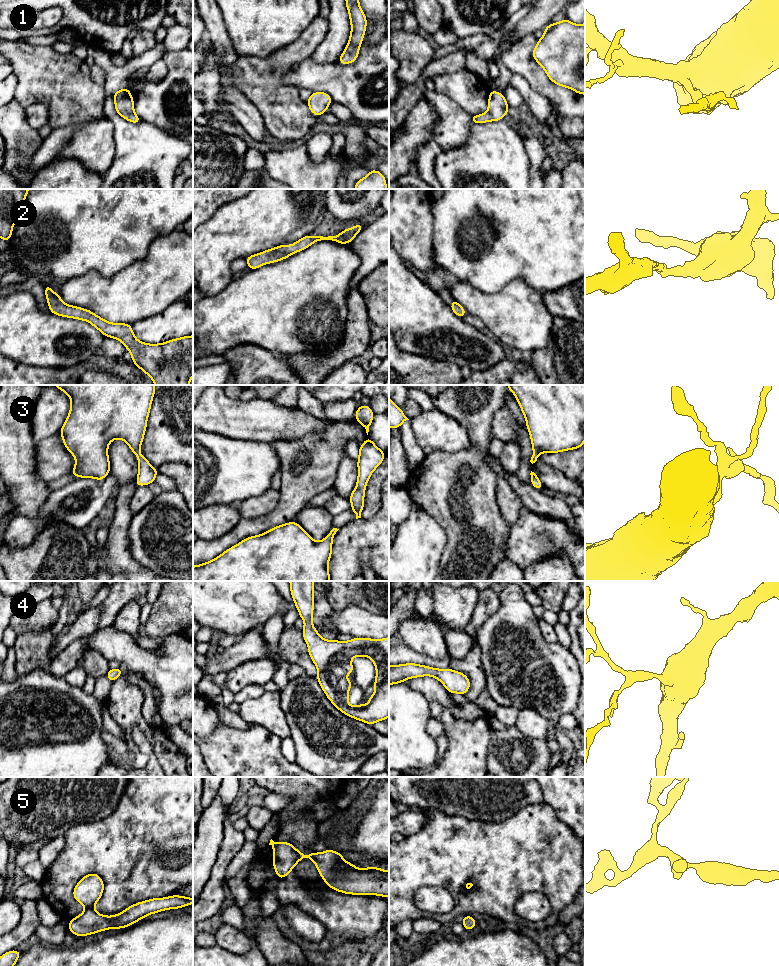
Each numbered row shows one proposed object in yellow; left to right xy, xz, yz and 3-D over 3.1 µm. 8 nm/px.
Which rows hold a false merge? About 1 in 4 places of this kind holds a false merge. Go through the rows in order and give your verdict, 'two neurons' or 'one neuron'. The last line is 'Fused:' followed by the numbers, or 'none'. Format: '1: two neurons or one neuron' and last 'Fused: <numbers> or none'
1: one neuron
2: one neuron
3: one neuron
4: one neuron
5: one neuron
Fused: none

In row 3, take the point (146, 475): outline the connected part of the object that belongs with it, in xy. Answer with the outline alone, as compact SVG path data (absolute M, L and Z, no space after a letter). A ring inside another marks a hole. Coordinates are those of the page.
M53 385L64 391L71 400L70 412L59 431L63 444L75 457L75 467L70 472L80 478L102 481L110 473L108 445L114 439L124 440L137 456L139 472L136 487L155 482L159 472L140 454L141 443L147 427L155 385Z

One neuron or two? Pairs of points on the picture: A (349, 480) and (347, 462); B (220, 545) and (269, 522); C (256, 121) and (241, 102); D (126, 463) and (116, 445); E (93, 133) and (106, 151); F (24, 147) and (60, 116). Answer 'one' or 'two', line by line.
A: one
B: one
C: one
D: one
E: one
F: two

